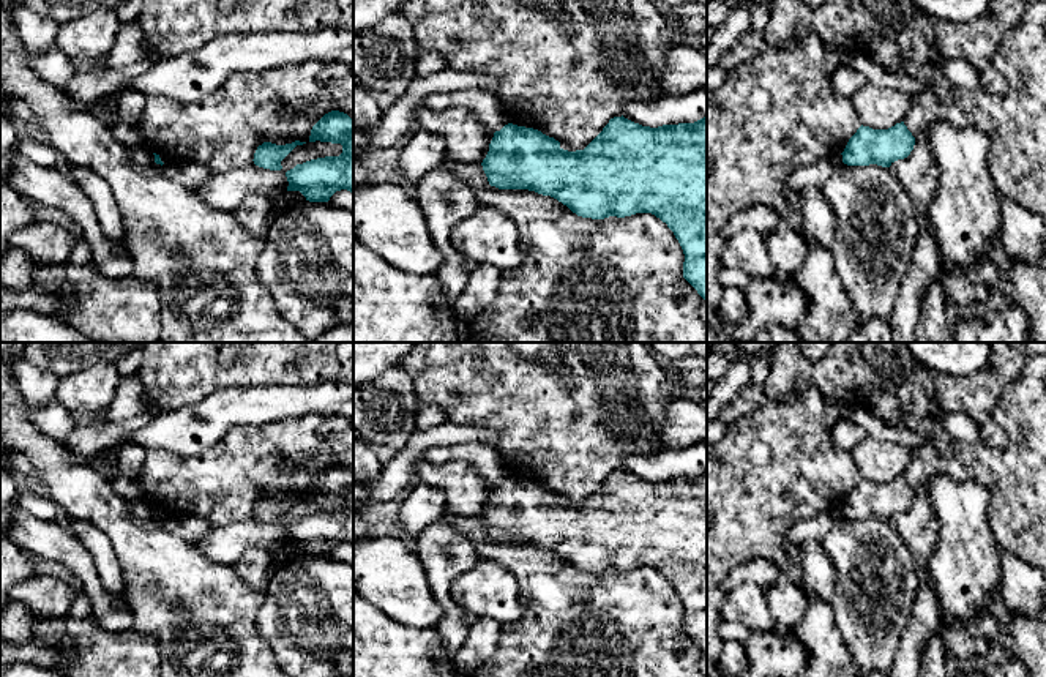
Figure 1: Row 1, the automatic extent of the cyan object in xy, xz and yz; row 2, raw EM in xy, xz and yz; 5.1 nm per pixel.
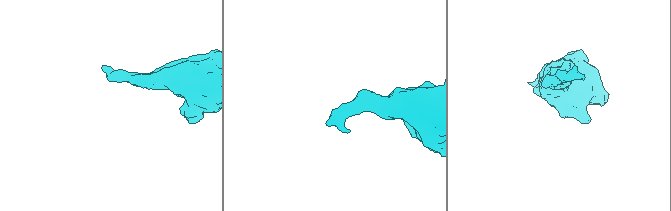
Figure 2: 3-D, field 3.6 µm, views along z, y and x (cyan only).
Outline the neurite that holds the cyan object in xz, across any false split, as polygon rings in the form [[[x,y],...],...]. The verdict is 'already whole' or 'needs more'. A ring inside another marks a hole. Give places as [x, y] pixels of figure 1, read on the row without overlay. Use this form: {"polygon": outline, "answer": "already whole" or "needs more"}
{"polygon": [[[614,470],[603,484],[584,502],[568,505],[554,491],[538,483],[505,478],[494,486],[489,505],[481,516],[491,540],[499,543],[529,543],[551,549],[582,571],[625,571],[652,567],[674,585],[683,608],[683,631],[707,656],[707,470],[694,477],[642,480],[628,472]]], "answer": "already whole"}

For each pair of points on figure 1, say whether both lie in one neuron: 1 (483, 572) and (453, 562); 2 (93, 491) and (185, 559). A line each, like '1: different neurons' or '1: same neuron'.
1: different neurons
2: same neuron

